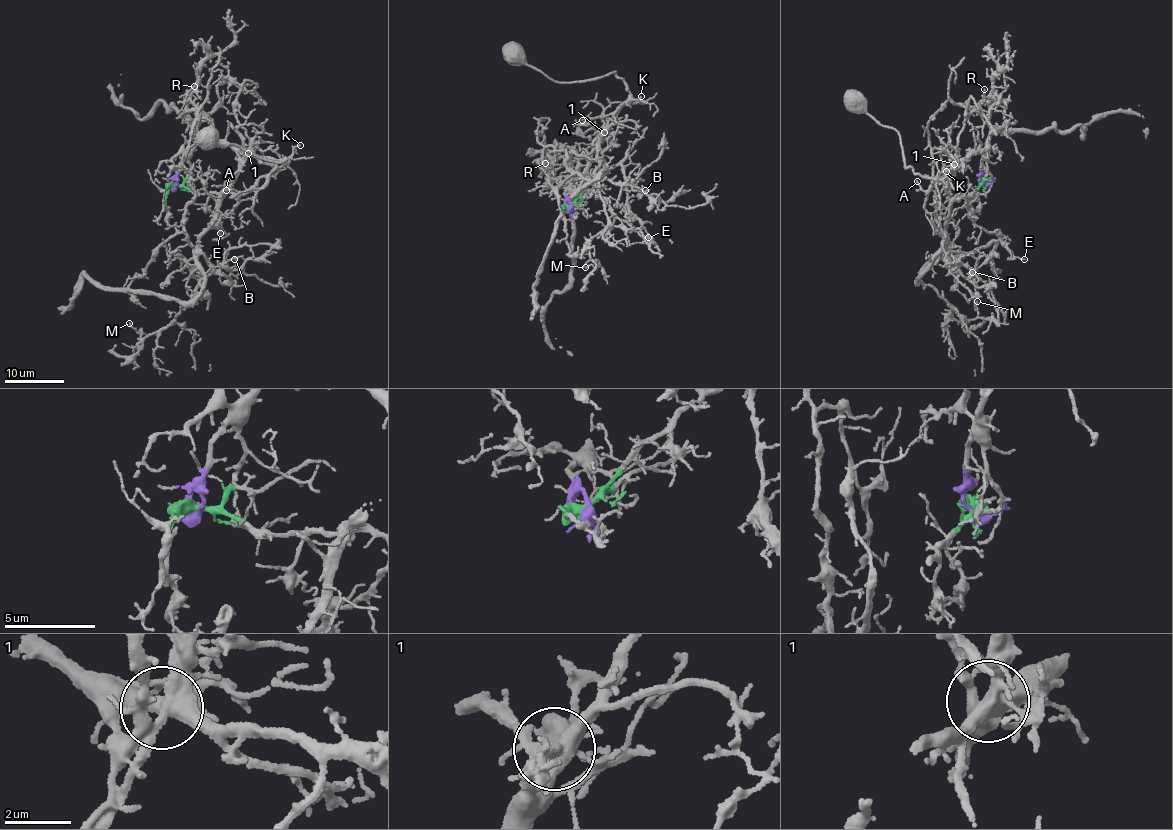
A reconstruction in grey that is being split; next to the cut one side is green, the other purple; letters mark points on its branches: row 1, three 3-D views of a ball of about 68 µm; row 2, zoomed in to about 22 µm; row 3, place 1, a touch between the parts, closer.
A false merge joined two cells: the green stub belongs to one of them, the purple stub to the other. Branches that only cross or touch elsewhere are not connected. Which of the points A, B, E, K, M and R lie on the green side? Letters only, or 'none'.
B, E, M

